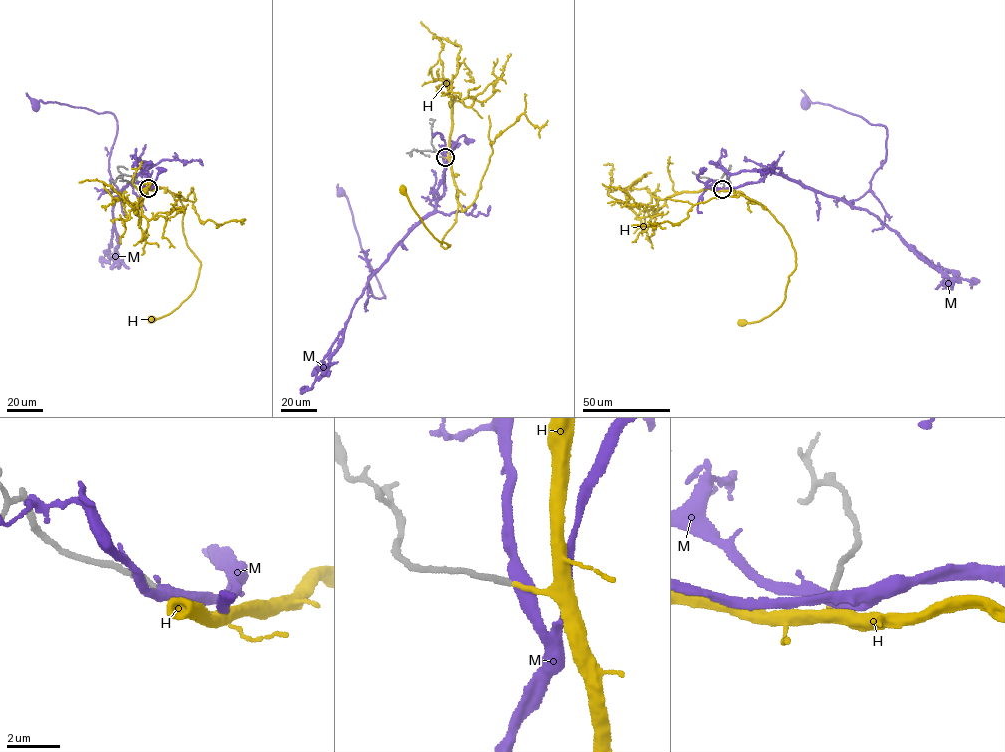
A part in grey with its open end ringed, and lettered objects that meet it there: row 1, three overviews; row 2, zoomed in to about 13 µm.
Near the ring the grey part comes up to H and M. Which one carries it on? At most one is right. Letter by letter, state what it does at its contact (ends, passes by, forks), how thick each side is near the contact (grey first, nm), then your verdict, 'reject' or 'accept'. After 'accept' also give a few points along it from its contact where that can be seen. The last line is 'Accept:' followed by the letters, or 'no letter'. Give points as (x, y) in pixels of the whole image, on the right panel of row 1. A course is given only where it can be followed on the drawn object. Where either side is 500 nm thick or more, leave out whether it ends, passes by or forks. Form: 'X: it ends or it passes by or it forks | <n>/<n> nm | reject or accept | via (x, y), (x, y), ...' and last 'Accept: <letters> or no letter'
H: it ends | 200/160 nm | accept | via (722, 189), (741, 192), (763, 205), (795, 251), (796, 266), (782, 303), (759, 321), (742, 322)
M: it passes by | 240/480 nm | reject
Accept: H

